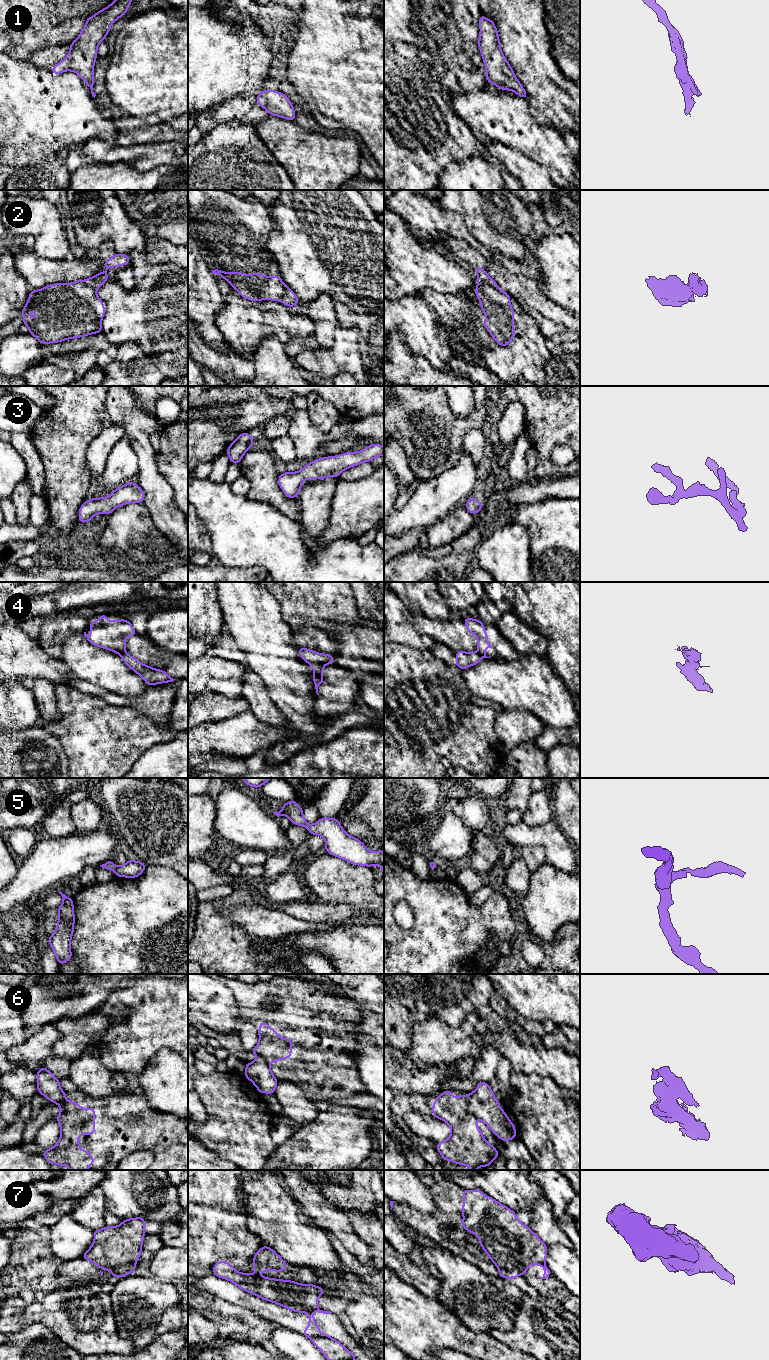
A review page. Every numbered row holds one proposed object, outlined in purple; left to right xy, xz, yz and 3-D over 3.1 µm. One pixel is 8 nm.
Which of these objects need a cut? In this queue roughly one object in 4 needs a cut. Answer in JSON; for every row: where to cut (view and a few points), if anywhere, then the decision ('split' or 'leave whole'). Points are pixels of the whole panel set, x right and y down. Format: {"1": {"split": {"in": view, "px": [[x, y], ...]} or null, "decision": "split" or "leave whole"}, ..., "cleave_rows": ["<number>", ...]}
{"1": {"split": null, "decision": "leave whole"}, "2": {"split": {"in": "yz", "px": [[478, 280], [498, 289]]}, "decision": "split"}, "3": {"split": null, "decision": "leave whole"}, "4": {"split": {"in": "xz", "px": [[314, 673], [321, 676]]}, "decision": "split"}, "5": {"split": null, "decision": "leave whole"}, "6": {"split": {"in": "yz", "px": [[465, 1099], [468, 1110], [477, 1118]]}, "decision": "split"}, "7": {"split": {"in": "xy", "px": [[133, 1261], [107, 1270]]}, "decision": "split"}, "cleave_rows": ["2", "4", "6", "7"]}

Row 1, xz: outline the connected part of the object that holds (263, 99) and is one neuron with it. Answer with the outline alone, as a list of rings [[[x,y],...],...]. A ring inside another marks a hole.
[[[265,89],[256,96],[256,102],[262,108],[265,108],[269,115],[282,117],[290,121],[295,120],[296,113],[293,104],[285,94],[279,91]]]

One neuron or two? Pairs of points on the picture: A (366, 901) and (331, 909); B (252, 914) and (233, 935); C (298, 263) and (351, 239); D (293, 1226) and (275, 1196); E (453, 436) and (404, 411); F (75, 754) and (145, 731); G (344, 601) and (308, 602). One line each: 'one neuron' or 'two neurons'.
A: two neurons
B: two neurons
C: one neuron
D: one neuron
E: one neuron
F: one neuron
G: one neuron

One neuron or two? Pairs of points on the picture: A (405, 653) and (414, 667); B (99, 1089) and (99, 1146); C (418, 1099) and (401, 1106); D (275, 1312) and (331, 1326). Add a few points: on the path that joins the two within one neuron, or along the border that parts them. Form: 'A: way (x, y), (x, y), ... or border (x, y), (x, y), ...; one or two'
A: way (406, 656), (406, 659), (411, 664); one
B: border (78, 1090), (92, 1097), (106, 1097), (114, 1094); two
C: way (414, 1102), (405, 1102); one
D: way (289, 1319), (317, 1326); one

